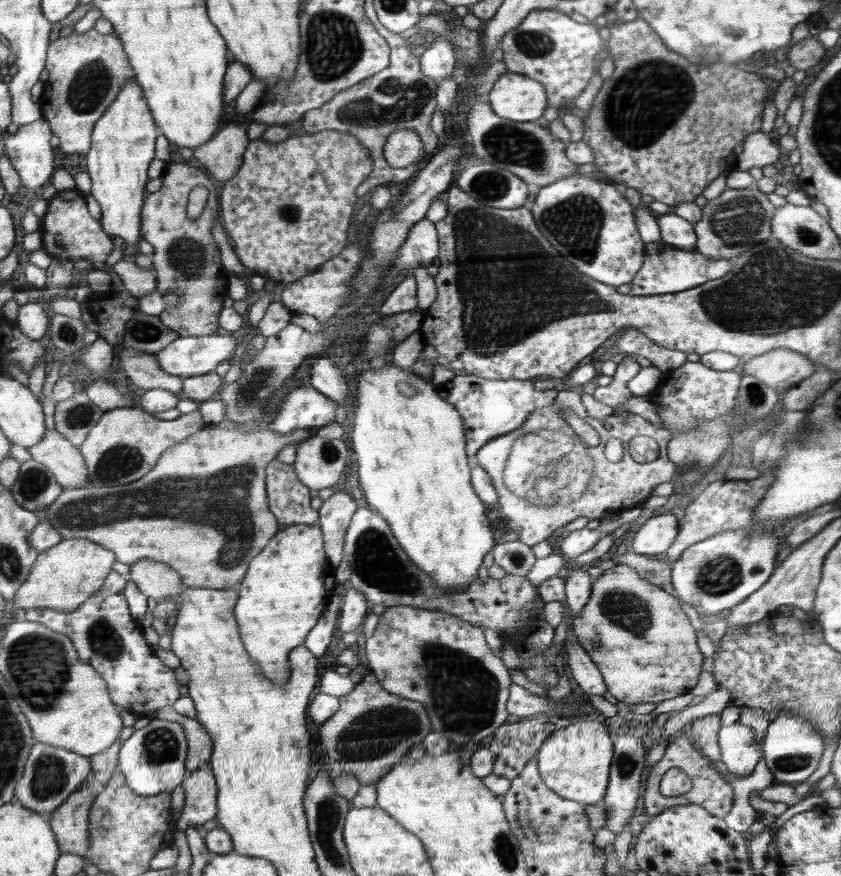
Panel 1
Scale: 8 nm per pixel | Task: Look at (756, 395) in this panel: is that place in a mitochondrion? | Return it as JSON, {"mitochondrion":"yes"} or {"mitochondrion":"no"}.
{"mitochondrion":"yes"}

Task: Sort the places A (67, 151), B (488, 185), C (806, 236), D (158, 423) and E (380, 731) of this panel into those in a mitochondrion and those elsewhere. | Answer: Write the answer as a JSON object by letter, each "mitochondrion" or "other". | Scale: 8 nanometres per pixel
{"A":"other","B":"mitochondrion","C":"mitochondrion","D":"other","E":"mitochondrion"}

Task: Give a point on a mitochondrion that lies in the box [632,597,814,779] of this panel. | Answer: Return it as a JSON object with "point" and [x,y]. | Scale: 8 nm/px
{"point":[792,761]}

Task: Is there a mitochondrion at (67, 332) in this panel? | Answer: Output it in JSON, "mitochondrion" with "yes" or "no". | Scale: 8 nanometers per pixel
{"mitochondrion":"yes"}

